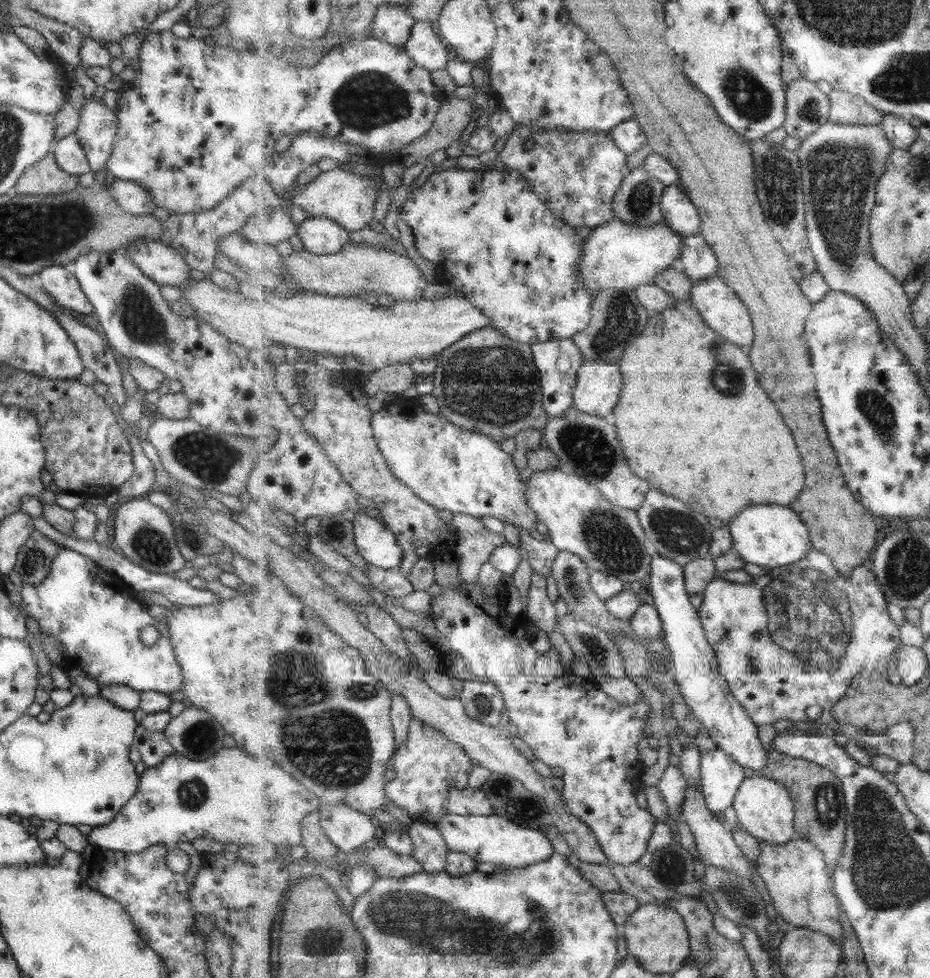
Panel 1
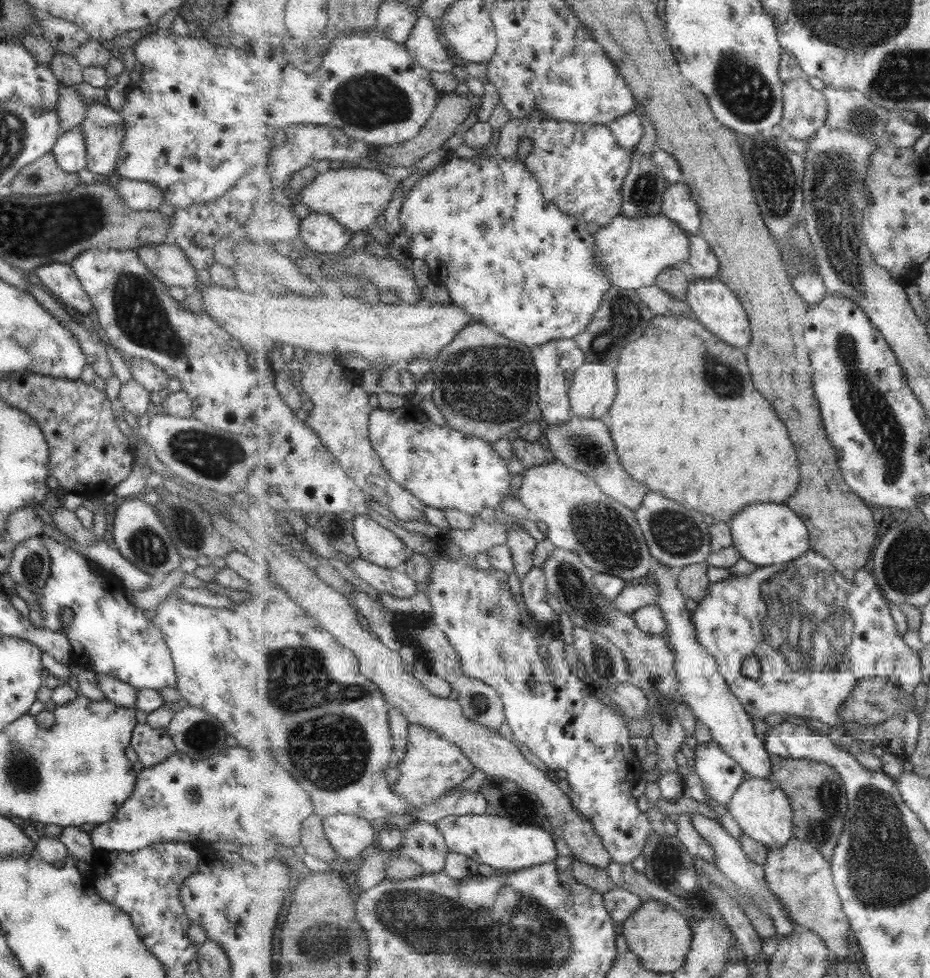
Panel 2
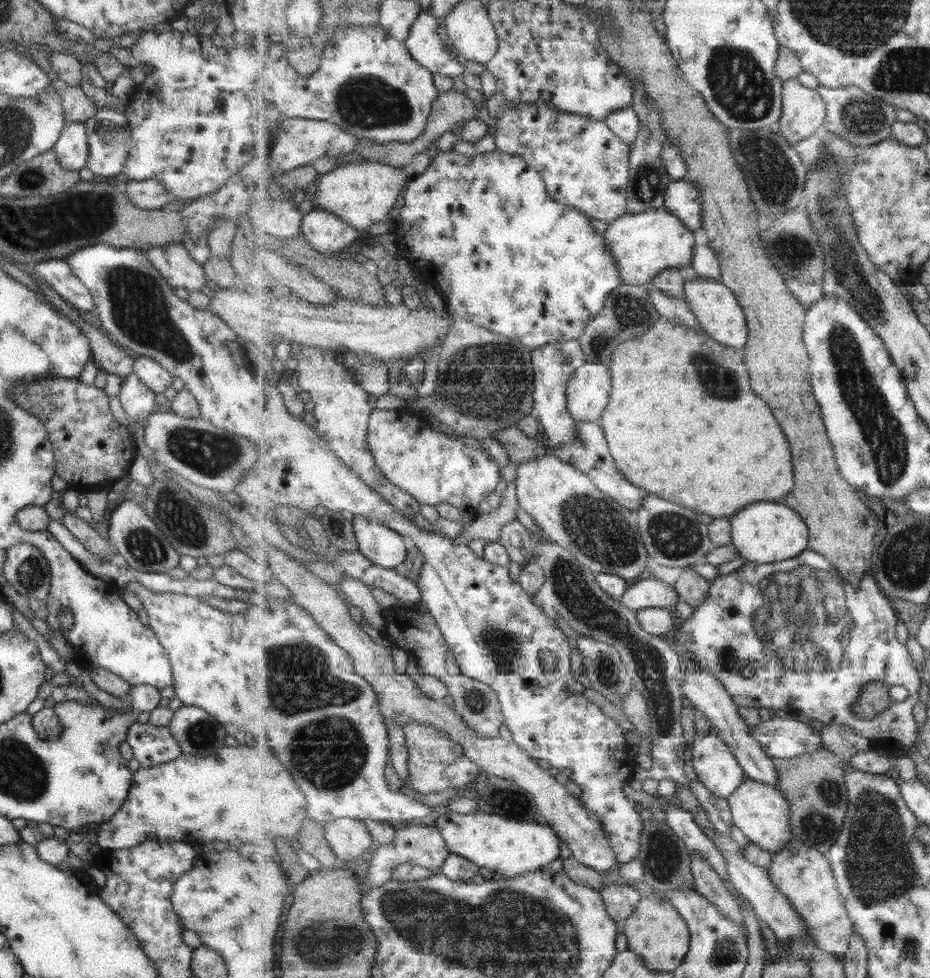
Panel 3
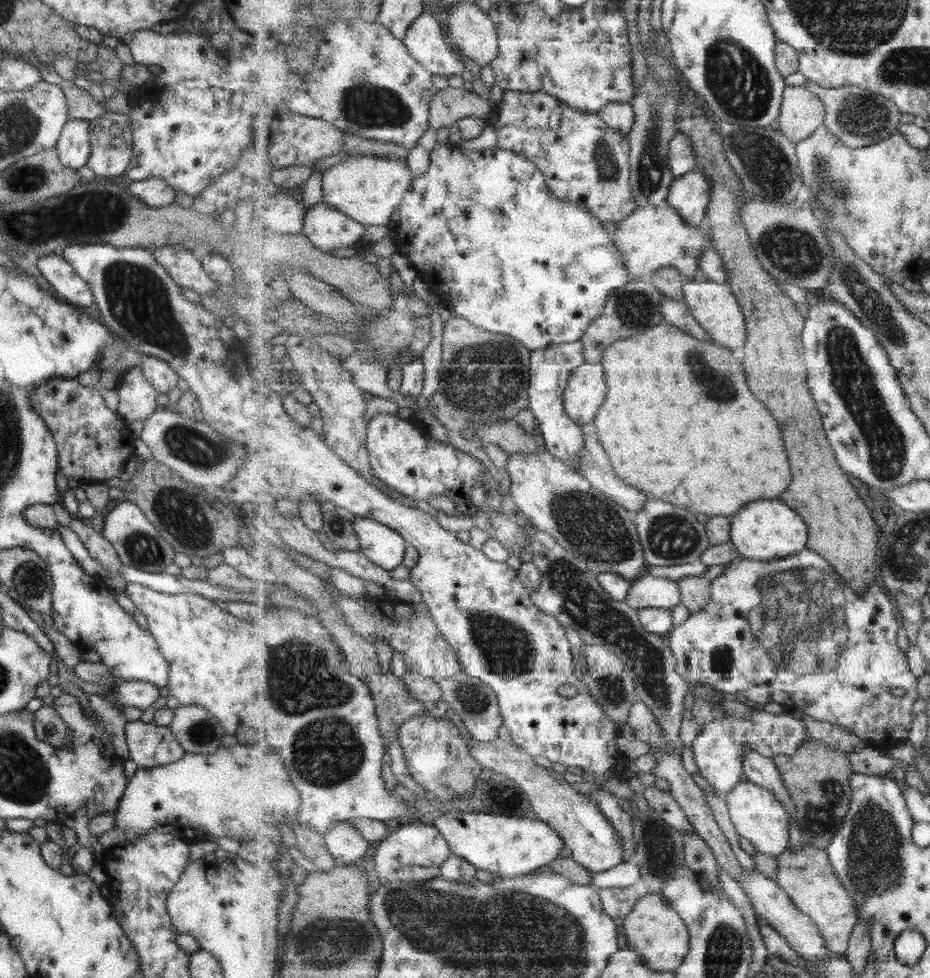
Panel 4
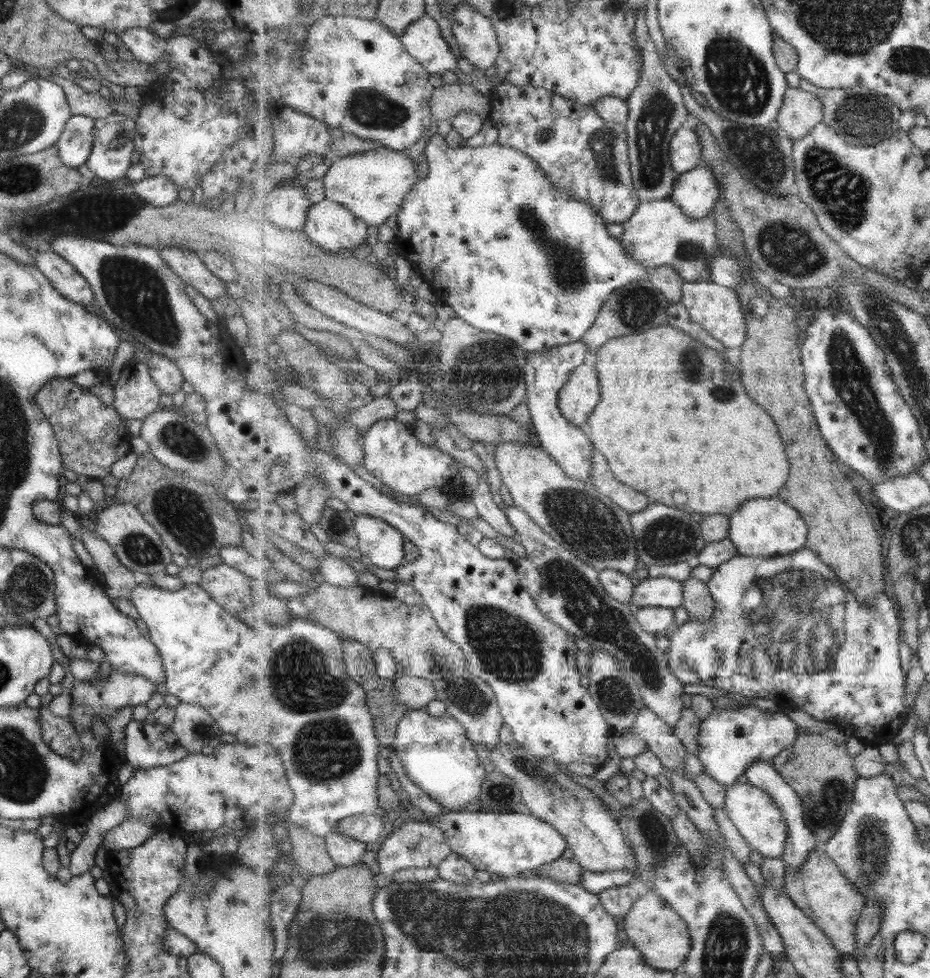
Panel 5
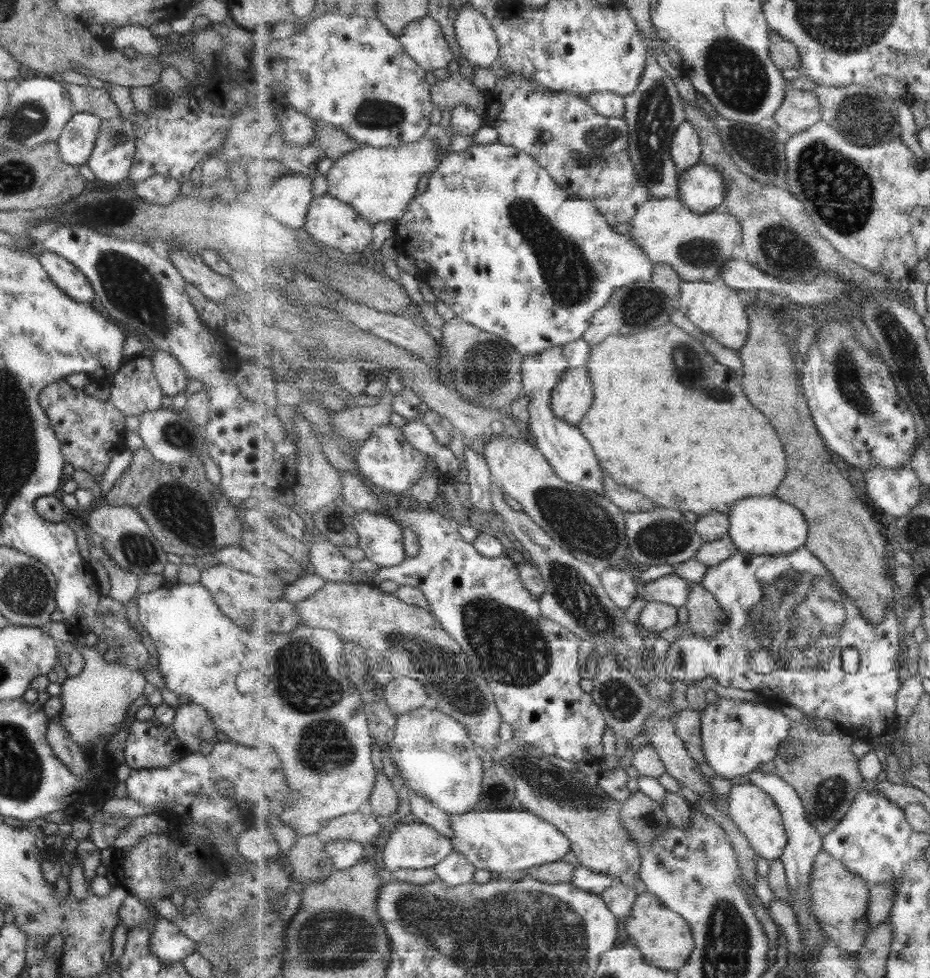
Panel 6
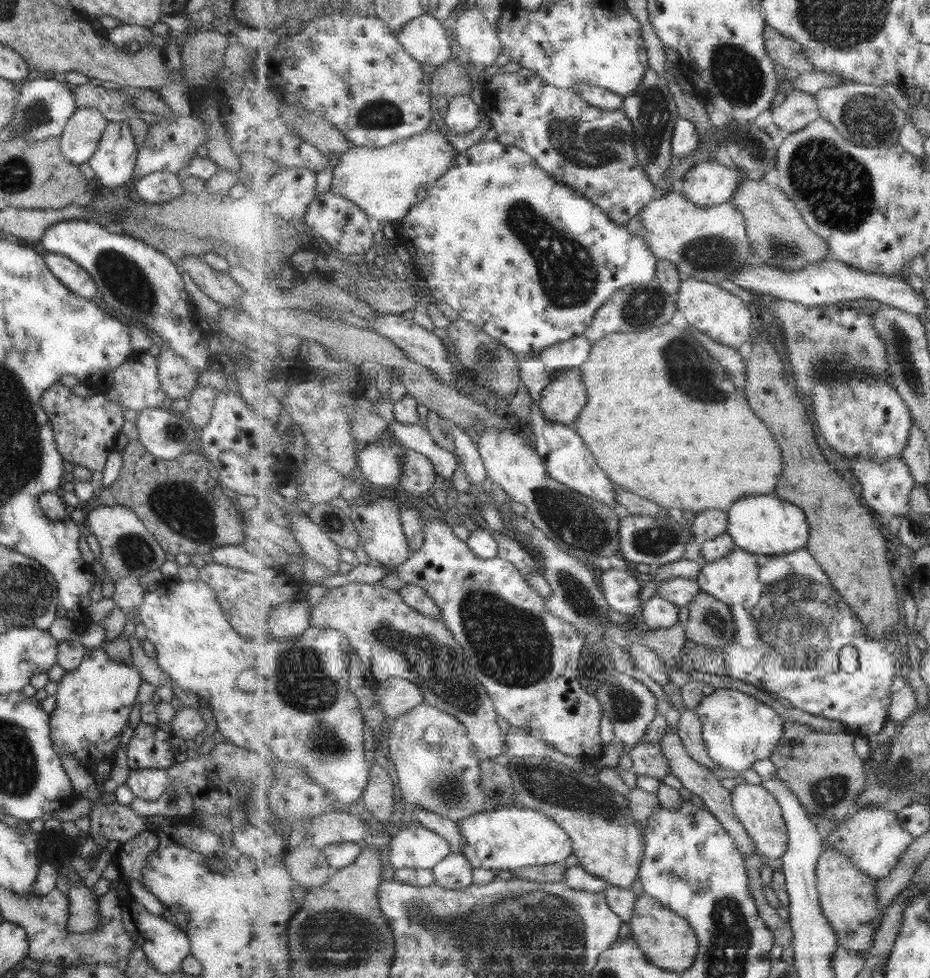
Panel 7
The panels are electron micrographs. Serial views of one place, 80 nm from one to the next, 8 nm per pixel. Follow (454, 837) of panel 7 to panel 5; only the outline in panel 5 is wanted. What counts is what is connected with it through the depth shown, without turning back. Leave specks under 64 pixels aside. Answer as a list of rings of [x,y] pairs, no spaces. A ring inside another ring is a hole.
[[[392,752],[389,758],[391,768],[396,772],[396,776],[400,781],[401,788],[403,788],[410,798],[410,801],[423,811],[429,818],[437,818],[443,815],[443,807],[436,800],[433,800],[420,786],[417,786],[409,776],[407,776],[405,767],[401,759]]]

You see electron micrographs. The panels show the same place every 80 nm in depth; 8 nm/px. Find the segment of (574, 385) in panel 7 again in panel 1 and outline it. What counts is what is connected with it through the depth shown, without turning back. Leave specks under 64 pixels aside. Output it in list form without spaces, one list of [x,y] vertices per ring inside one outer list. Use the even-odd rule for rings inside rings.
[[[584,362],[578,372],[574,405],[587,414],[609,418],[619,404],[623,373],[615,363]]]

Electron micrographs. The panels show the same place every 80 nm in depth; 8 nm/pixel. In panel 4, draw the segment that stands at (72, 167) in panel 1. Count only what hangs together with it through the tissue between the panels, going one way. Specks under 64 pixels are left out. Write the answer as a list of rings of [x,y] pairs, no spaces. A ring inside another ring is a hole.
[[[67,120],[57,139],[56,148],[60,163],[76,170],[85,165],[90,156],[89,121]]]

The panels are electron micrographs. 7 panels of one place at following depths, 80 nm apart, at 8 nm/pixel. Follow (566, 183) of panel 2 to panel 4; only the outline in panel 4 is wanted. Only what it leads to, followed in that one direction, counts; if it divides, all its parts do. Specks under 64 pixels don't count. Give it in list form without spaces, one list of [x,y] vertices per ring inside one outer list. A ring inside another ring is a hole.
[[[504,91],[503,102],[489,119],[498,132],[498,147],[522,154],[546,175],[550,191],[570,203],[587,207],[601,222],[619,223],[638,207],[630,183],[630,138],[611,128],[599,114],[565,106],[559,98],[543,91]]]

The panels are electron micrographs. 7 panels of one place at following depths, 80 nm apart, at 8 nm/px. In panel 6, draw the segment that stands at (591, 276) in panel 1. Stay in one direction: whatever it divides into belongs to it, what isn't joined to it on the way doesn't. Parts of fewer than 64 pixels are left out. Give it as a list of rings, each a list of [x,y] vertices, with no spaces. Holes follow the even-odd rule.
[[[678,196],[649,200],[629,223],[633,242],[643,249],[652,263],[670,264],[689,282],[719,280],[723,267],[735,256],[737,246],[744,239],[739,219],[724,208],[697,214]]]

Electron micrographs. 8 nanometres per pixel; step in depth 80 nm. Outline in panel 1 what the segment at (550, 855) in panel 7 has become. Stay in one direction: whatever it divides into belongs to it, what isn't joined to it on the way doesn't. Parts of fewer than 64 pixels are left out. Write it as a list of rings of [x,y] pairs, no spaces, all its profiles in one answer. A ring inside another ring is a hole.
[[[447,814],[437,827],[451,851],[468,854],[479,862],[490,862],[497,867],[523,868],[554,856],[555,849],[546,831],[528,829],[511,819],[499,816]]]

